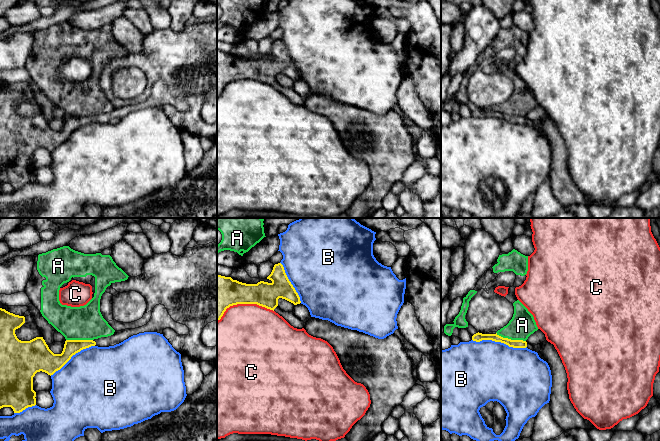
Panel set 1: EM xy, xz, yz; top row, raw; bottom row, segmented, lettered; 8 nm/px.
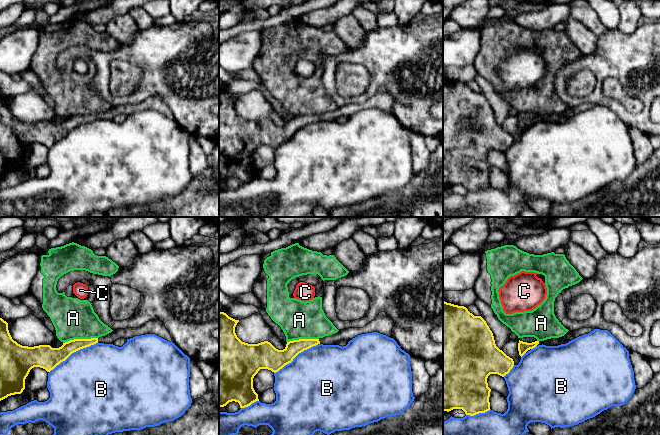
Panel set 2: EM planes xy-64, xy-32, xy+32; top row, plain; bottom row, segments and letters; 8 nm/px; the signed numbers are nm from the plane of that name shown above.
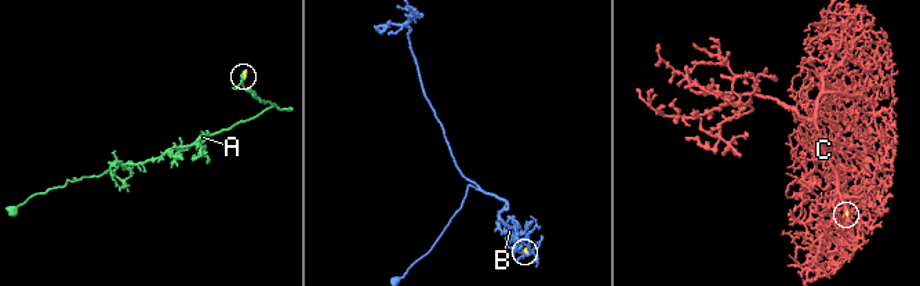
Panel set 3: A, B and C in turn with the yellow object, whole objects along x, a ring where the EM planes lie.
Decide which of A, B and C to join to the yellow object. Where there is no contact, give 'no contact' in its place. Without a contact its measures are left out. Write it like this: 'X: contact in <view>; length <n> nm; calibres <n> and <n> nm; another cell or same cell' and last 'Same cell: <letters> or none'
A: contact in yz; length 260 nm; calibres 70 and 200 nm; another cell
B: contact in yz; length 440 nm; calibres 70 and 480 nm; another cell
C: contact in xz; length 460 nm; calibres 280 and 480 nm; another cell
Same cell: none

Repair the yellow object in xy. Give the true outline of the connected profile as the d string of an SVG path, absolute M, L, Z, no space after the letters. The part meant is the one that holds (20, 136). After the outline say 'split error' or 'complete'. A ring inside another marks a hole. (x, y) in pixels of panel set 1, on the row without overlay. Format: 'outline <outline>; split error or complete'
outline M156 81L152 87L150 97L139 104L115 107L113 111L94 116L66 116L61 130L54 130L46 120L43 113L36 113L30 117L21 117L17 114L15 106L25 99L25 93L15 91L0 84L0 185L11 183L14 189L20 189L28 183L36 181L36 168L33 166L33 153L37 148L53 151L60 146L73 131L91 122L109 123L123 118L133 111L144 108L157 108L162 110L166 104L173 105L179 111L188 111L186 101L175 98L164 81Z; split error

